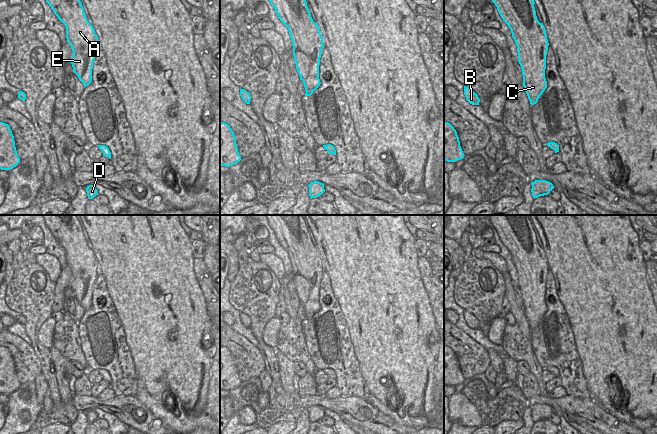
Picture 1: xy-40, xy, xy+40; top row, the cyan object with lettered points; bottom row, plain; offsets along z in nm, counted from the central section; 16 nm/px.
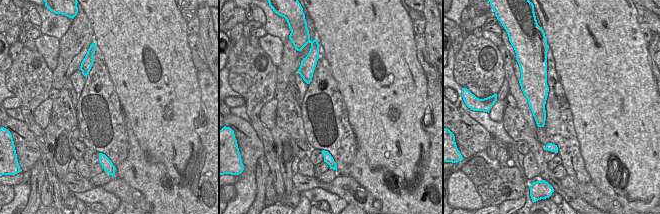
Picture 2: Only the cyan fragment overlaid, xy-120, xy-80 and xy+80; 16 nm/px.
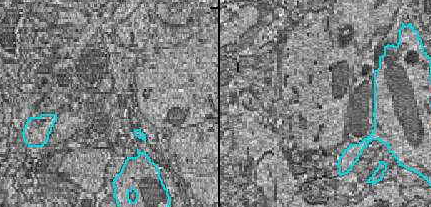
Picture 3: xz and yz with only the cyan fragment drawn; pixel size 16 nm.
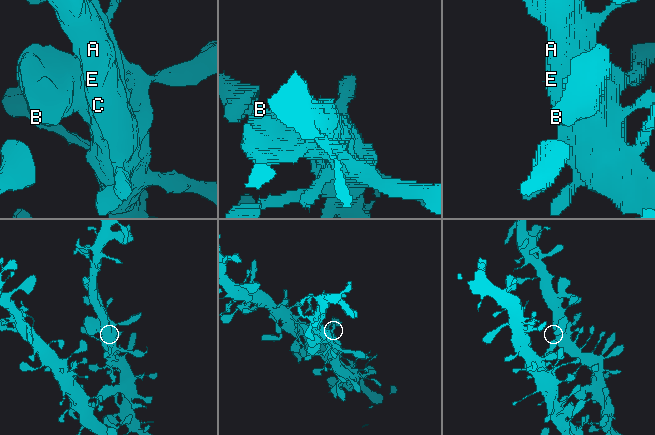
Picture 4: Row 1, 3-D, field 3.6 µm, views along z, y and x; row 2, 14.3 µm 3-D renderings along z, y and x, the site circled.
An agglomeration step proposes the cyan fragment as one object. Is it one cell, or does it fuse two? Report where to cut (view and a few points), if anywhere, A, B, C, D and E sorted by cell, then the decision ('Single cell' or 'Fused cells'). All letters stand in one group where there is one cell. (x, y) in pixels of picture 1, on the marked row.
No split. Groups: A B C D E. Single cell

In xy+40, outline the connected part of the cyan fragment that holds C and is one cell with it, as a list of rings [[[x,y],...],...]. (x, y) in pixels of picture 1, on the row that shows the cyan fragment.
[[[492,0],[511,30],[522,69],[523,86],[531,106],[547,88],[545,78],[548,39],[536,16],[534,0]]]

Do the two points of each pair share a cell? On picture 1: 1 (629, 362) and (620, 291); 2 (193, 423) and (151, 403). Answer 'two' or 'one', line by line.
1: one
2: one

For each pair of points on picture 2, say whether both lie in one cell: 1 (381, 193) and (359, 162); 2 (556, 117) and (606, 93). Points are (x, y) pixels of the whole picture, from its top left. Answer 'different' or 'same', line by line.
1: same
2: different

